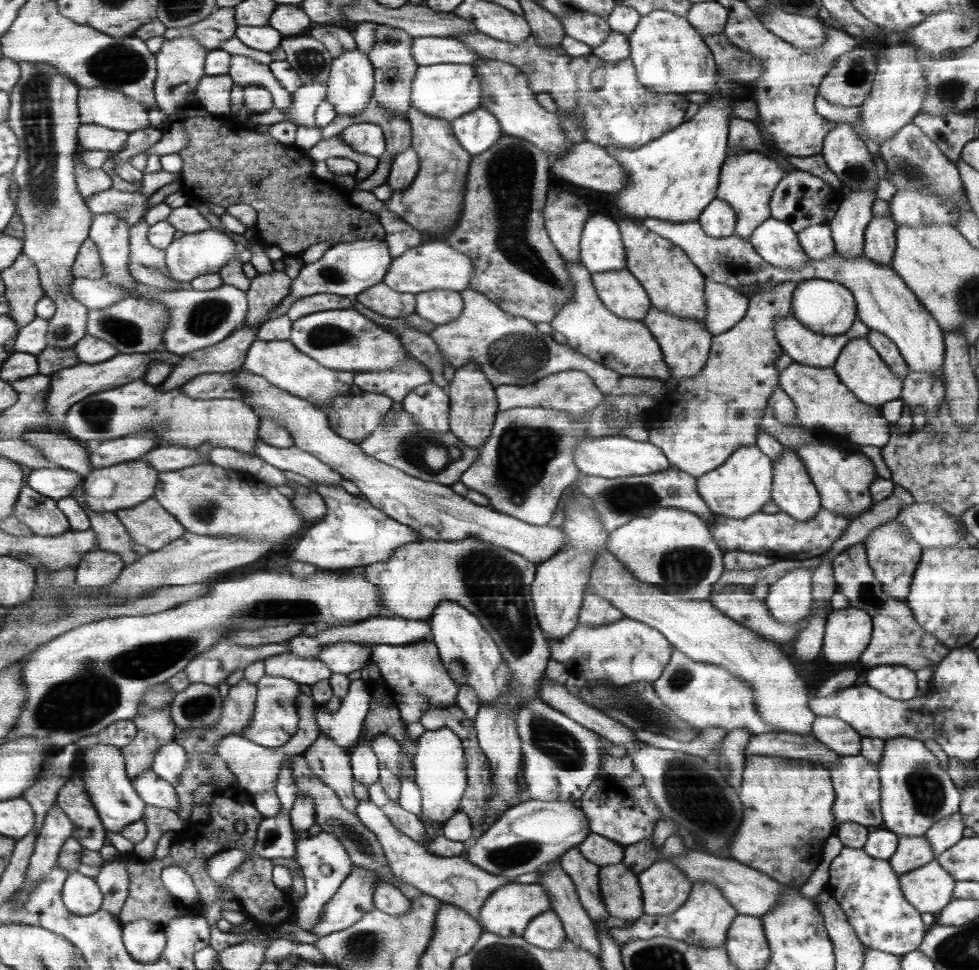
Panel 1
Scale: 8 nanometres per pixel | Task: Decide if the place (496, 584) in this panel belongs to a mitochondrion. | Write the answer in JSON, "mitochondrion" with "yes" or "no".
{"mitochondrion":"yes"}

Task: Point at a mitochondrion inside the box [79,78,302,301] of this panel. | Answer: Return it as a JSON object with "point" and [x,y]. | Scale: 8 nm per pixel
{"point":[154,267]}

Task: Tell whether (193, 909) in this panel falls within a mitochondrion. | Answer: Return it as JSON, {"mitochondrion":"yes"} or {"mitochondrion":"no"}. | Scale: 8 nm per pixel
{"mitochondrion":"no"}

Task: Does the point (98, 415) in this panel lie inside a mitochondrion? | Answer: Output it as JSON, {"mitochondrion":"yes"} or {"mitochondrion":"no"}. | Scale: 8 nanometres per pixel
{"mitochondrion":"yes"}

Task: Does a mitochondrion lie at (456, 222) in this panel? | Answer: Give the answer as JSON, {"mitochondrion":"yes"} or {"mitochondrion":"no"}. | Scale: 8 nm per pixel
{"mitochondrion":"no"}

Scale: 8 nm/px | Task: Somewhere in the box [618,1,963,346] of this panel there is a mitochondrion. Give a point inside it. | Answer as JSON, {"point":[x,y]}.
{"point":[914,172]}

